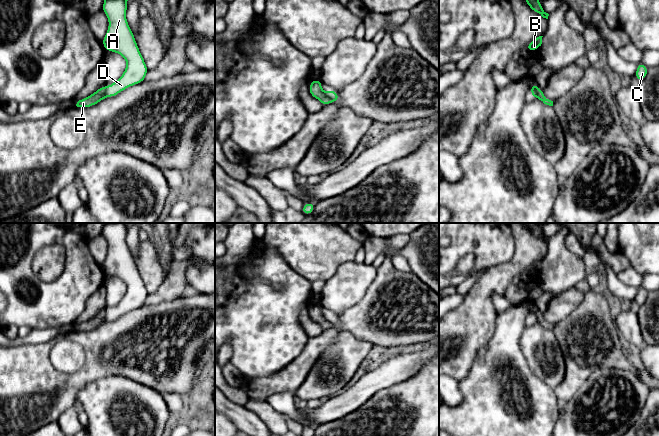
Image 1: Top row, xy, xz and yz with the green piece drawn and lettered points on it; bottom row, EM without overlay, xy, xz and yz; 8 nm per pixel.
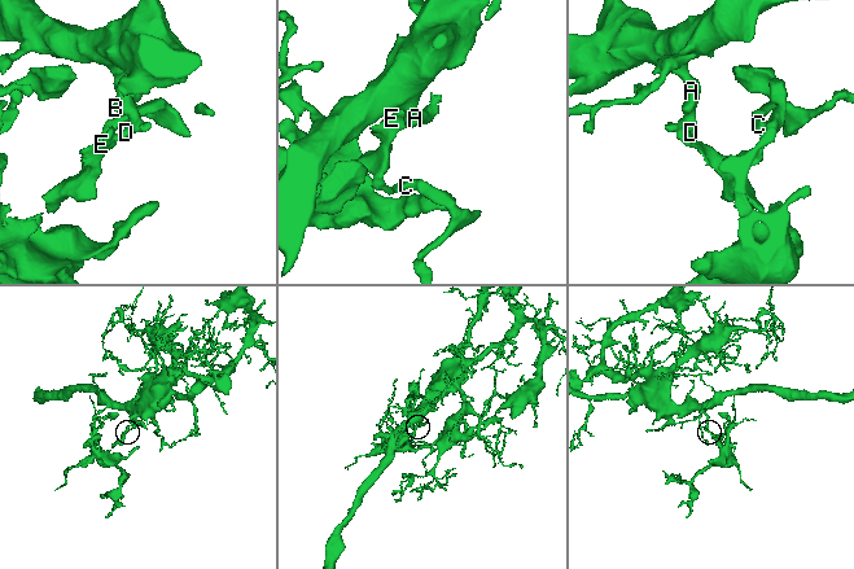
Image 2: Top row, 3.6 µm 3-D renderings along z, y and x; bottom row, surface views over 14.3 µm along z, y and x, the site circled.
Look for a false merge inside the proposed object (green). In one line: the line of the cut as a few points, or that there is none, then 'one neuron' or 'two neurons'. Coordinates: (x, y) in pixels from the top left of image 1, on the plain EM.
xy (104, 313), (105, 321) | two neurons

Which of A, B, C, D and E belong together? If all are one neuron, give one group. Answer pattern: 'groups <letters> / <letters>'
groups A B D / C E

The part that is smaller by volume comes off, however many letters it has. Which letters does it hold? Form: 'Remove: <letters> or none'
Remove: C, E

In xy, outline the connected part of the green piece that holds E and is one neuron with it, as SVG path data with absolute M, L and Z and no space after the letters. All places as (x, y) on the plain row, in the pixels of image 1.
M105 309L101 310L97 315L92 317L90 320L82 322L76 328L77 331L90 331L94 330L100 325L102 325L105 321Z

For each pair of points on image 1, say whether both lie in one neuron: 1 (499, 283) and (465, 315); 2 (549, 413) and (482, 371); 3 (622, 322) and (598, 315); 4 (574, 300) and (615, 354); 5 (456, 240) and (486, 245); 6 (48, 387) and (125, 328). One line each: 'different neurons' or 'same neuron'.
1: same neuron
2: same neuron
3: different neurons
4: different neurons
5: same neuron
6: same neuron

